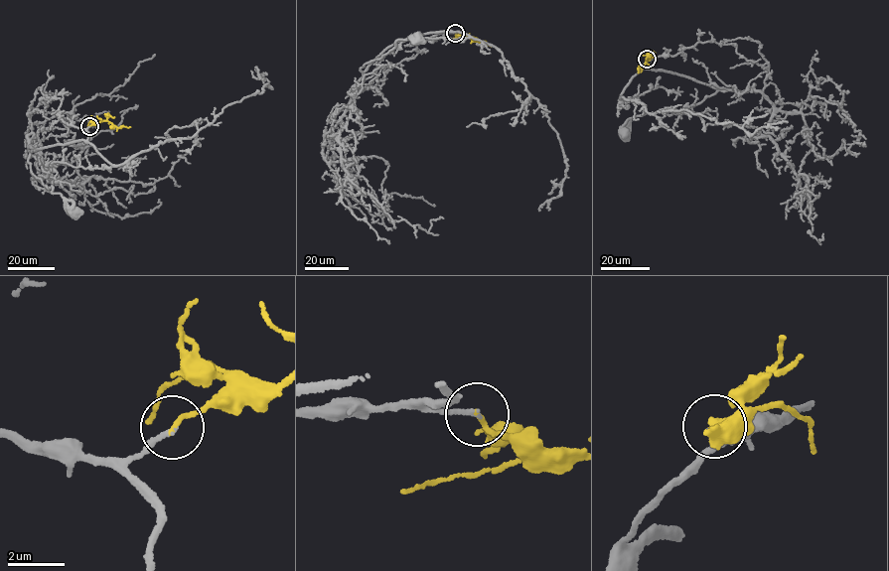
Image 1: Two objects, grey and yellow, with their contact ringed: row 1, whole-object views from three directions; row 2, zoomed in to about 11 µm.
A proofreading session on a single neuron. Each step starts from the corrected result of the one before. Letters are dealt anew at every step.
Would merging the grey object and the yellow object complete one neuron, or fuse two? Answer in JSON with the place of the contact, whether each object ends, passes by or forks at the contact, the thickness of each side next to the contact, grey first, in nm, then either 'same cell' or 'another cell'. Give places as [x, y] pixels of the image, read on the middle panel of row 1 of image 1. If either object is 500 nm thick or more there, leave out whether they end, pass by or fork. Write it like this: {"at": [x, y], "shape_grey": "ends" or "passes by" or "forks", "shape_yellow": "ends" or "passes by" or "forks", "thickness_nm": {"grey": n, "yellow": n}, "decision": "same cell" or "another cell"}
{"at": [455, 33], "shape_grey": "ends", "shape_yellow": "ends", "thickness_nm": {"grey": 170, "yellow": 180}, "decision": "same cell"}

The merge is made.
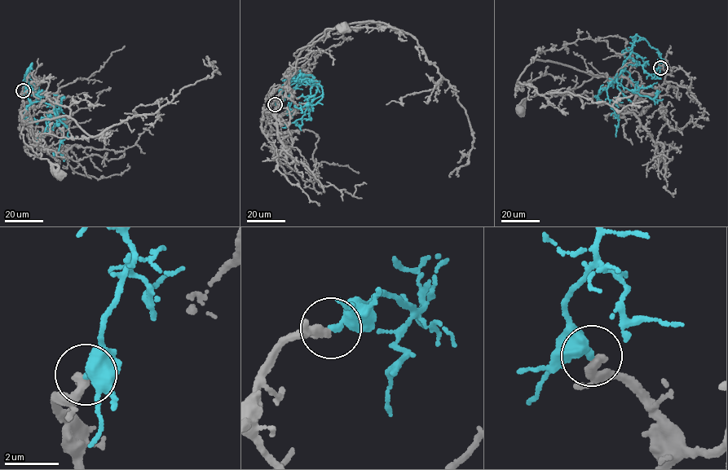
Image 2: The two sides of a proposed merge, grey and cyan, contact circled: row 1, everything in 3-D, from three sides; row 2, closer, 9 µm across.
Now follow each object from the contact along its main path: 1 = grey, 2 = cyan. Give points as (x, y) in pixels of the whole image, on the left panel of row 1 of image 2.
1: (24, 90), (24, 142), (59, 174)
2: (24, 90), (32, 64), (27, 81), (43, 102), (53, 105), (68, 131), (59, 147), (63, 160)

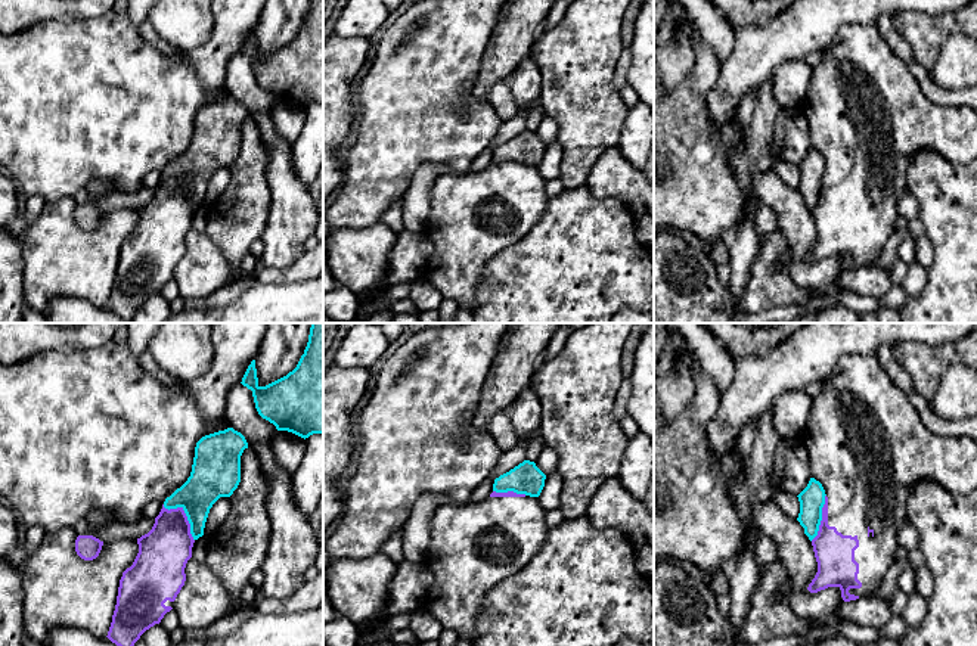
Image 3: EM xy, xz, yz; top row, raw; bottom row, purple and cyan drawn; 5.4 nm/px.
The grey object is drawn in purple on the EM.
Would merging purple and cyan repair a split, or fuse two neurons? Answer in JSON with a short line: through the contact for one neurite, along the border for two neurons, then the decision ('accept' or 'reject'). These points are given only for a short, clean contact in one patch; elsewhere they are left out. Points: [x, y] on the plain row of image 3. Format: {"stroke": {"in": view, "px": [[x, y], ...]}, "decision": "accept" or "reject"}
{"stroke": {"in": "xy", "px": [[163, 174], [168, 179], [180, 177], [183, 180], [194, 210]]}, "decision": "reject"}

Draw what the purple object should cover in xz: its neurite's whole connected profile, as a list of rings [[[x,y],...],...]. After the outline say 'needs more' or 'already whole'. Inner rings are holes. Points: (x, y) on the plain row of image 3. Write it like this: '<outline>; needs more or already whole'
[[[421,0],[415,3],[410,9],[398,16],[398,19],[388,28],[384,34],[376,55],[373,58],[372,66],[366,75],[354,87],[354,102],[357,106],[356,119],[356,140],[345,152],[342,158],[342,181],[339,184],[339,195],[332,205],[326,208],[325,220],[332,227],[341,229],[366,229],[381,221],[382,214],[391,205],[393,201],[401,199],[410,187],[412,177],[415,171],[422,164],[437,164],[444,165],[447,171],[437,177],[429,198],[431,211],[427,220],[425,236],[432,242],[434,251],[427,260],[422,277],[427,279],[444,298],[455,299],[465,305],[471,313],[477,308],[477,292],[480,283],[483,282],[484,268],[487,263],[500,251],[505,251],[509,245],[521,240],[540,220],[542,214],[548,205],[548,195],[545,192],[546,180],[539,174],[537,167],[530,167],[525,164],[517,164],[514,161],[496,162],[493,161],[488,167],[480,171],[472,170],[475,158],[483,153],[487,146],[494,139],[503,121],[497,117],[496,111],[488,102],[477,100],[469,96],[471,87],[477,80],[481,55],[491,37],[493,28],[499,18],[499,12],[506,0]]]; needs more

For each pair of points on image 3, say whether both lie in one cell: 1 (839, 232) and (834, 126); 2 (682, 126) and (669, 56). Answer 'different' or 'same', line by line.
1: same
2: different

